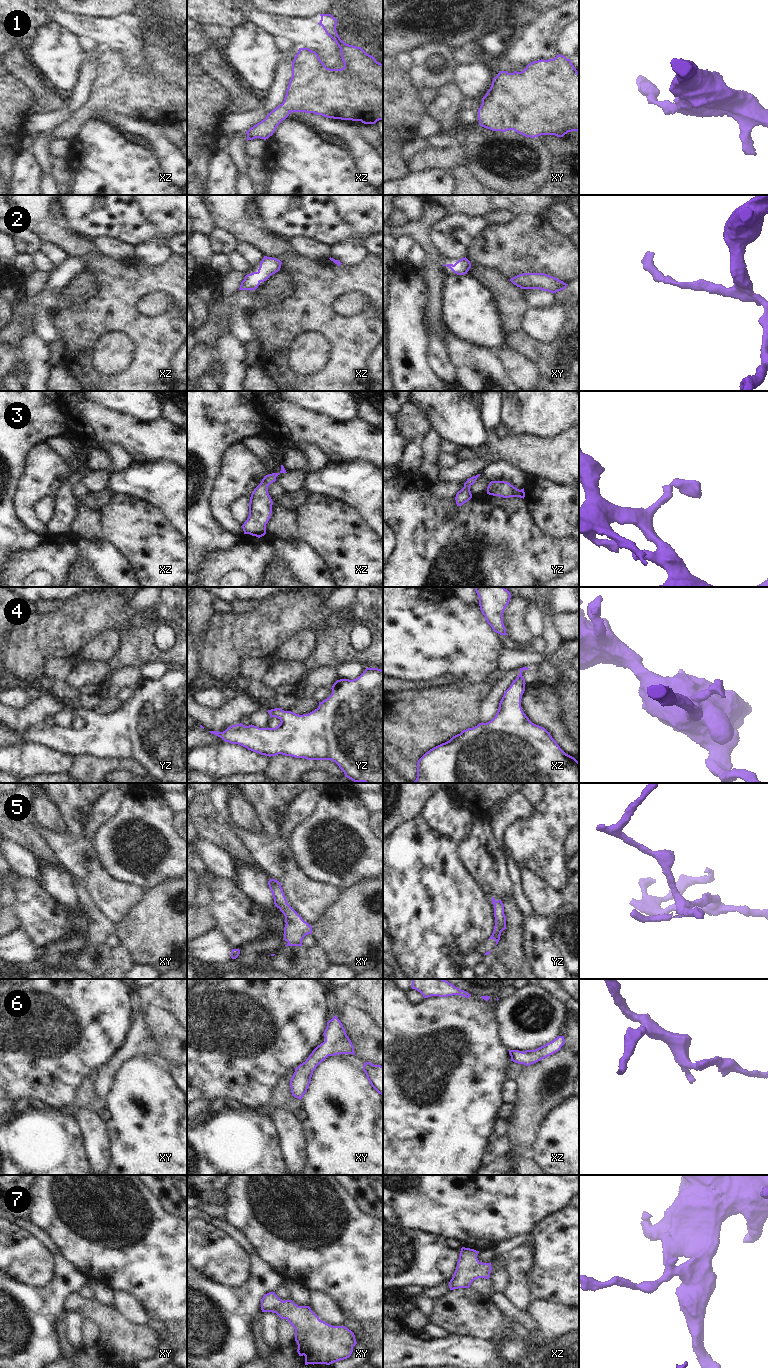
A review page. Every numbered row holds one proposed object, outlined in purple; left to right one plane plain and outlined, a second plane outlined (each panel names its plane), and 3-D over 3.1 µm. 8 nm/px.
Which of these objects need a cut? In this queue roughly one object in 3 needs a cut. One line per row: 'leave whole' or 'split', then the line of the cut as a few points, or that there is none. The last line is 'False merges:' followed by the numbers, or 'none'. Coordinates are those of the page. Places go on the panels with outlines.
1: leave whole; no cut
2: leave whole; no cut
3: leave whole; no cut
4: leave whole; no cut
5: leave whole; no cut
6: leave whole; no cut
7: leave whole; no cut
False merges: none

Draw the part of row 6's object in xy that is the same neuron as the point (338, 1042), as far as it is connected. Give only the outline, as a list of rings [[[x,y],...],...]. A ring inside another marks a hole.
[[[336,1015],[327,1022],[323,1035],[325,1041],[312,1051],[305,1062],[295,1068],[295,1072],[290,1080],[292,1096],[300,1100],[307,1092],[313,1071],[328,1056],[338,1054],[355,1055],[353,1044]]]

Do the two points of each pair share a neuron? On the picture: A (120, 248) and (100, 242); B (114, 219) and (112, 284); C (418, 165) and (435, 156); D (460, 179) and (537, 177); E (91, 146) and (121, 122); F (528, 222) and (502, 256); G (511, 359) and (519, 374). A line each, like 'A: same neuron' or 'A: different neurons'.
A: same neuron
B: different neurons
C: same neuron
D: different neurons
E: different neurons
F: same neuron
G: same neuron

